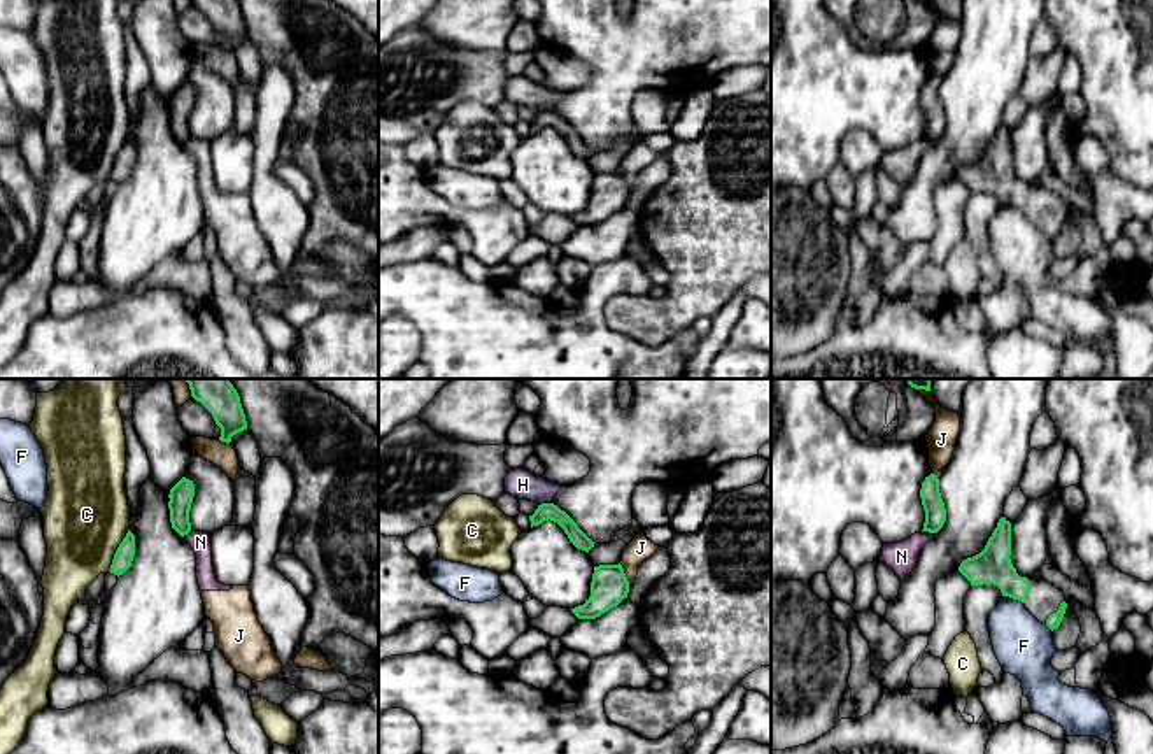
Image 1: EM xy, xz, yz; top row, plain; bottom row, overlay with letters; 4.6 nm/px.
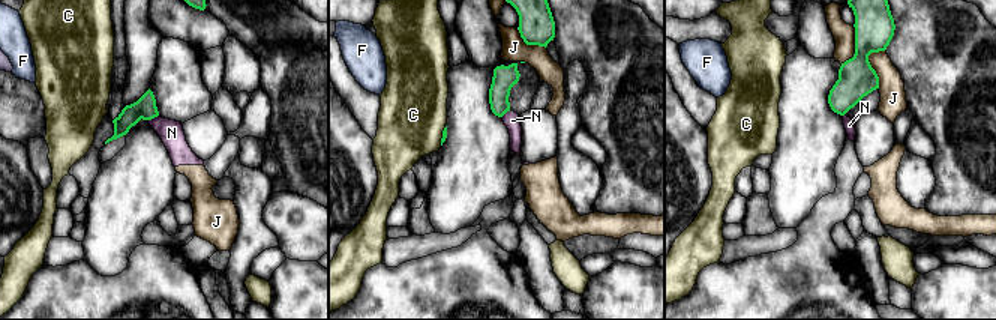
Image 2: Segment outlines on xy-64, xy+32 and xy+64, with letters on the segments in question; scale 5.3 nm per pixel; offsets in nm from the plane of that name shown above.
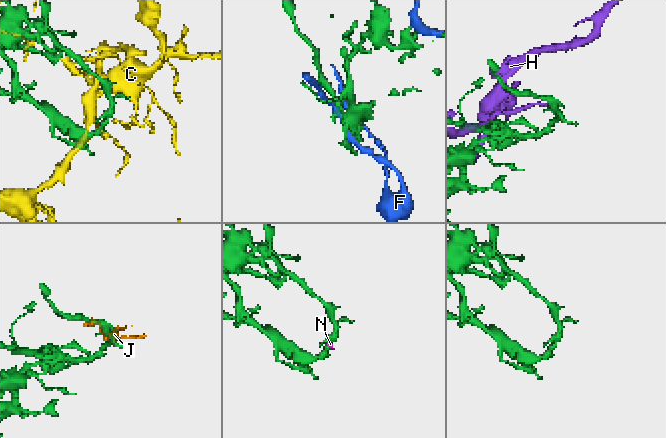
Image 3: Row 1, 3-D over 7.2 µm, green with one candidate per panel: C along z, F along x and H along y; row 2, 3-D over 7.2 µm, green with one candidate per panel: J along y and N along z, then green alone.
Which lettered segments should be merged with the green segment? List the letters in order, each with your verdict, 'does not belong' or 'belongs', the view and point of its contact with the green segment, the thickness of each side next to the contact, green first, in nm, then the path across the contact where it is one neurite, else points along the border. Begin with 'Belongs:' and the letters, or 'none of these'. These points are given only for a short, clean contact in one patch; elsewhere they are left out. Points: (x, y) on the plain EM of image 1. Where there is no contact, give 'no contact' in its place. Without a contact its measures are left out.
Belongs: none of these
C: does not belong | xy (118, 156) | 90/400 nm
F: does not belong | yz (1013, 206) | 170/260 nm
H: does not belong | xz (544, 111) | 80/140 nm
J: does not belong | xz (624, 183) | 170/110 nm
N: does not belong | yz (929, 139) | 100/140 nm | along yz (922, 137), (934, 141)

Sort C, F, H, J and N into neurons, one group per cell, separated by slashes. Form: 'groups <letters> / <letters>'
groups C / F / H J N

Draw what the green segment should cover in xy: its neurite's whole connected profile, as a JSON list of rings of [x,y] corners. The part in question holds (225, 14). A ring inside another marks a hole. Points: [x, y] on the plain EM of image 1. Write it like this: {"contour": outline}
{"contour": [[[191,0],[191,4],[212,21],[221,35],[221,49],[230,51],[233,42],[247,37],[238,0]]]}

